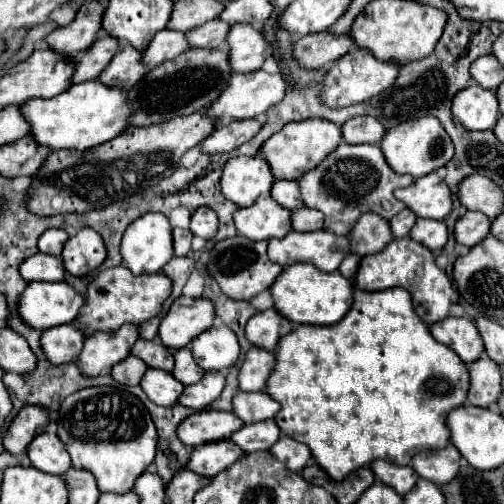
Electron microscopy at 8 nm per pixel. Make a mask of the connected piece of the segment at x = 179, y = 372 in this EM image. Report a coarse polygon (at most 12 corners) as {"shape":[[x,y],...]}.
{"shape":[[189,347],[175,351],[175,379],[197,383],[205,371]]}

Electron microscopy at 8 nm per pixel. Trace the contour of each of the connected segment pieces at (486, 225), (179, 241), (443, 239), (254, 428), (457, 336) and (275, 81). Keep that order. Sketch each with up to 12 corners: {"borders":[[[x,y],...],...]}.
{"borders":[[[467,211],[455,223],[455,241],[473,247],[491,229],[491,221]],[[173,229],[175,255],[189,255],[189,229]],[[417,219],[409,237],[429,251],[447,243],[447,225]],[[271,421],[249,423],[229,439],[243,453],[269,449],[281,431]],[[447,317],[431,335],[467,365],[483,353],[475,323]],[[235,73],[207,109],[217,119],[259,117],[287,93],[281,73]]]}

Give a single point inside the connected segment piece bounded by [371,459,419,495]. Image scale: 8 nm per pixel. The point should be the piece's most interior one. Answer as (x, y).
(401, 479)

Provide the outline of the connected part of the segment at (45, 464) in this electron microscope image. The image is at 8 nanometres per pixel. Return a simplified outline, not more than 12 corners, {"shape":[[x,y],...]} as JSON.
{"shape":[[55,433],[37,435],[27,447],[31,465],[63,475],[71,467]]}

